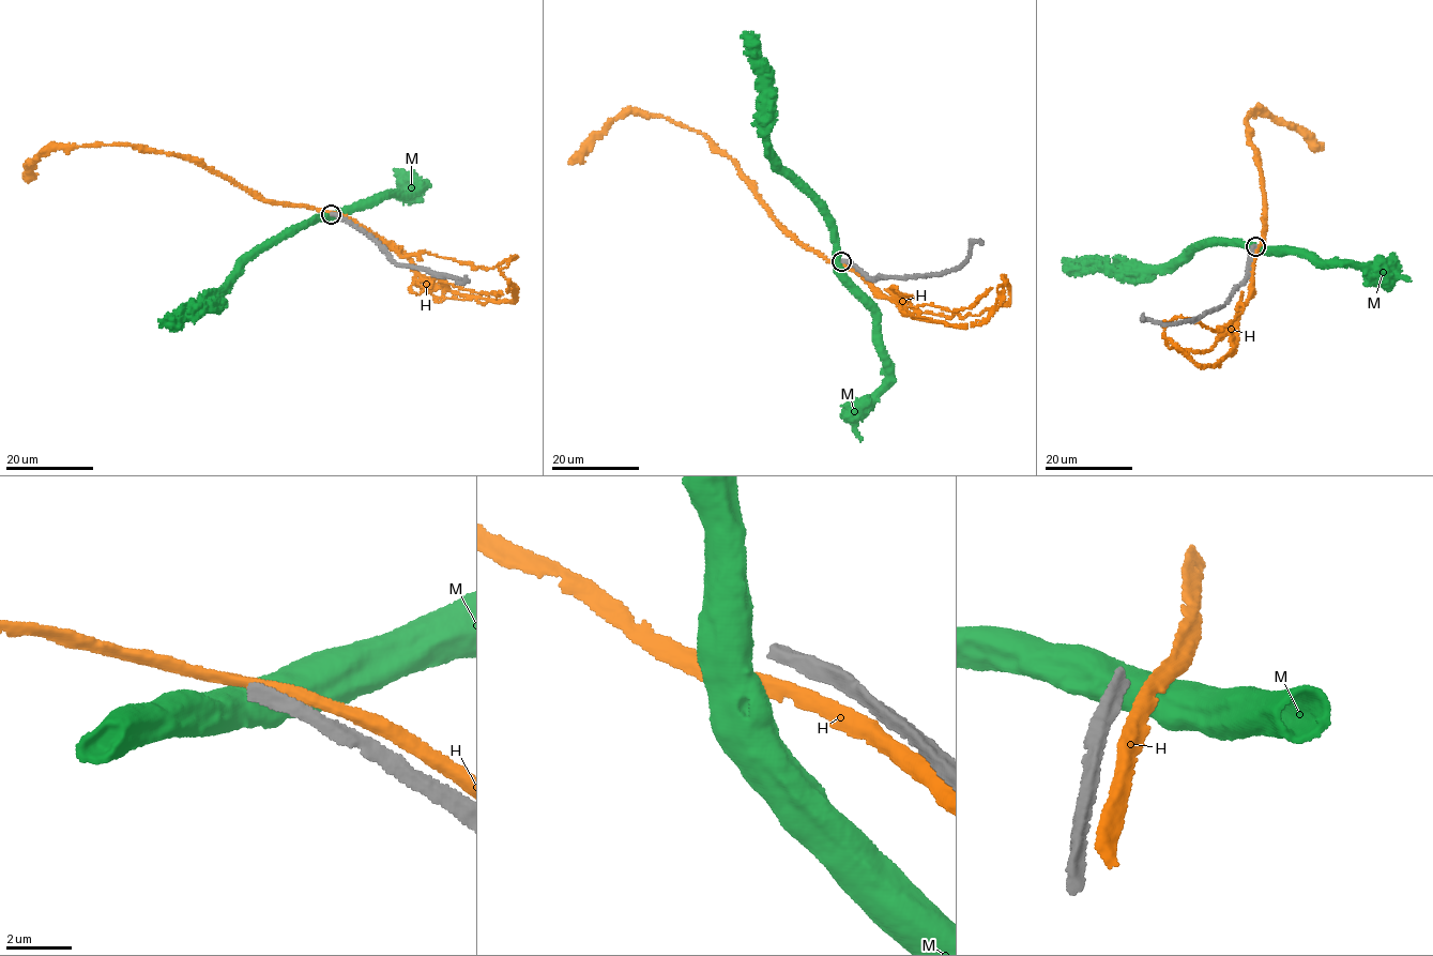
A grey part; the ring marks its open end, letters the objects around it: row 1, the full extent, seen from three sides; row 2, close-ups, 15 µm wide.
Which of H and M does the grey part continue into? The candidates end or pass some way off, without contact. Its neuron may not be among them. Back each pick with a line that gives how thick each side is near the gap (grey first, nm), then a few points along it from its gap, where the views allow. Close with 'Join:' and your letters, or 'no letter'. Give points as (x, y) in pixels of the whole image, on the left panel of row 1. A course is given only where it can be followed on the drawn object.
Join: no letter

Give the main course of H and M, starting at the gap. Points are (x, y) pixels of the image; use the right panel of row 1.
H: (1258, 245), (1265, 239), (1266, 215), (1252, 134), (1245, 122), (1249, 112), (1262, 106), (1323, 148)
M: (1255, 247), (1207, 239), (1199, 242), (1187, 256), (1171, 259), (1159, 271), (1076, 268), (1064, 257)

